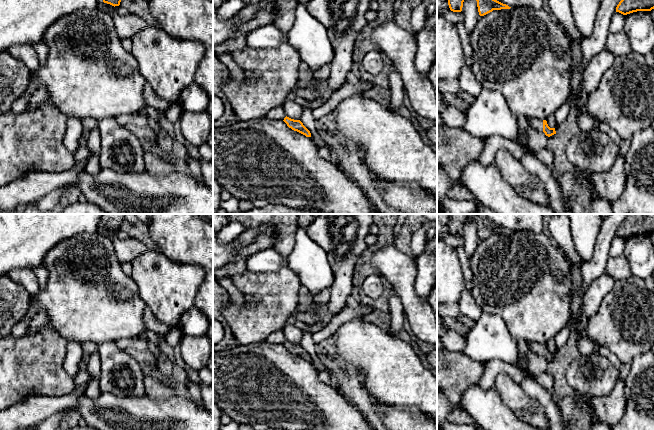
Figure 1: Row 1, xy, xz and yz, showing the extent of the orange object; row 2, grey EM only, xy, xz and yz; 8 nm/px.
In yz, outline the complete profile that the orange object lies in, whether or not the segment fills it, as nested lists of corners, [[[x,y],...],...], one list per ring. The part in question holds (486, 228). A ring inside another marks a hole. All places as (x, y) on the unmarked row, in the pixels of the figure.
[[[449,214],[448,229],[450,234],[453,236],[461,236],[465,221],[469,218],[472,218],[476,222],[480,240],[484,240],[493,234],[511,232],[490,221],[485,214]]]

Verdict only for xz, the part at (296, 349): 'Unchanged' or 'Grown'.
Unchanged

